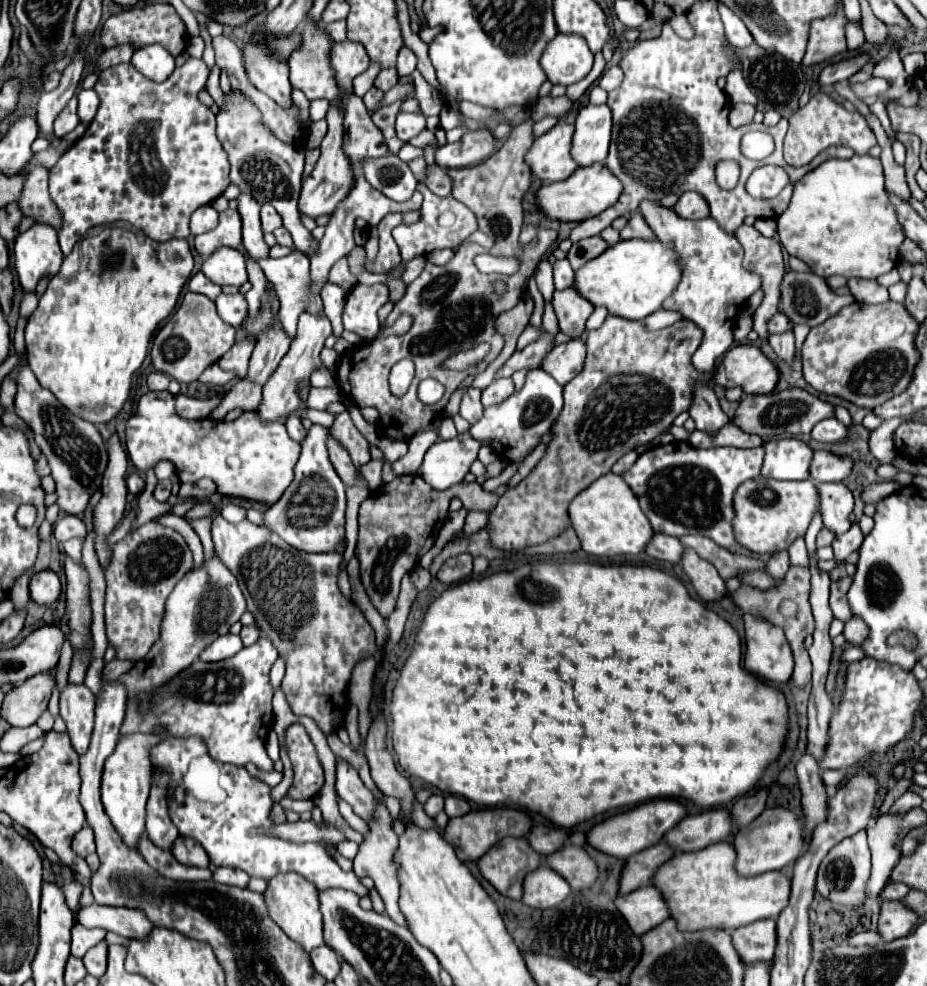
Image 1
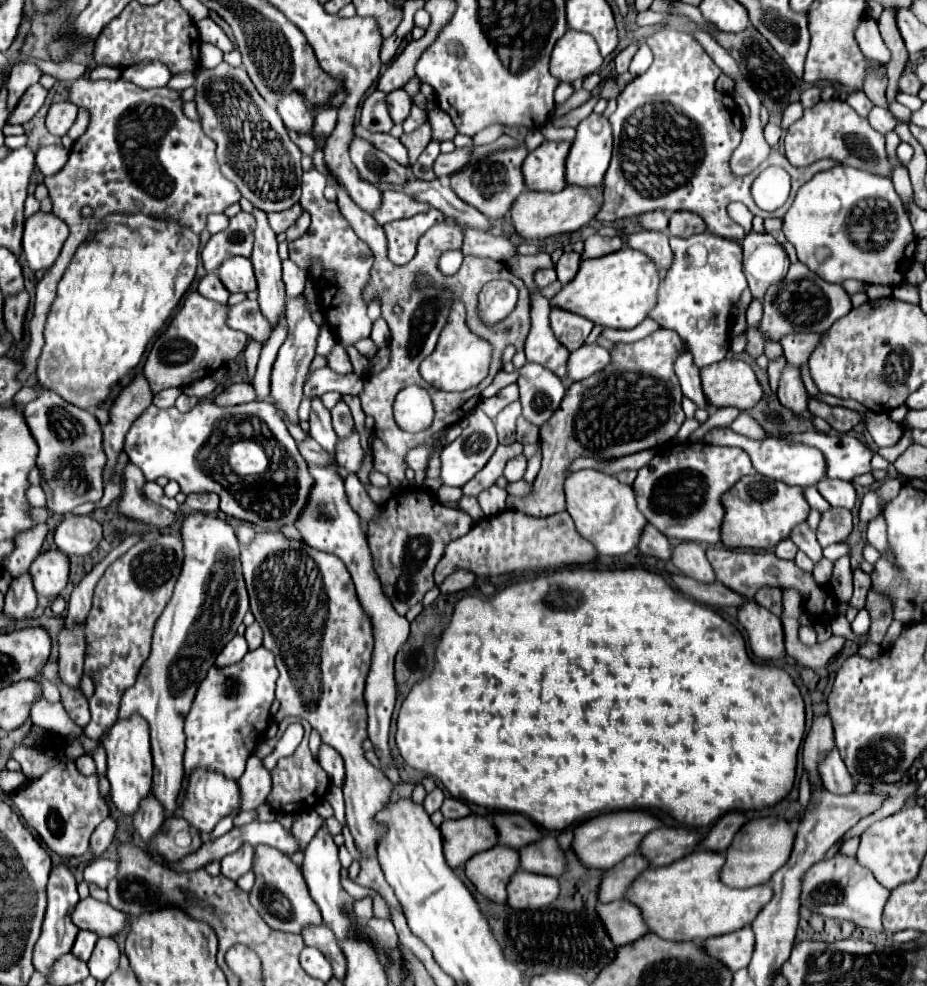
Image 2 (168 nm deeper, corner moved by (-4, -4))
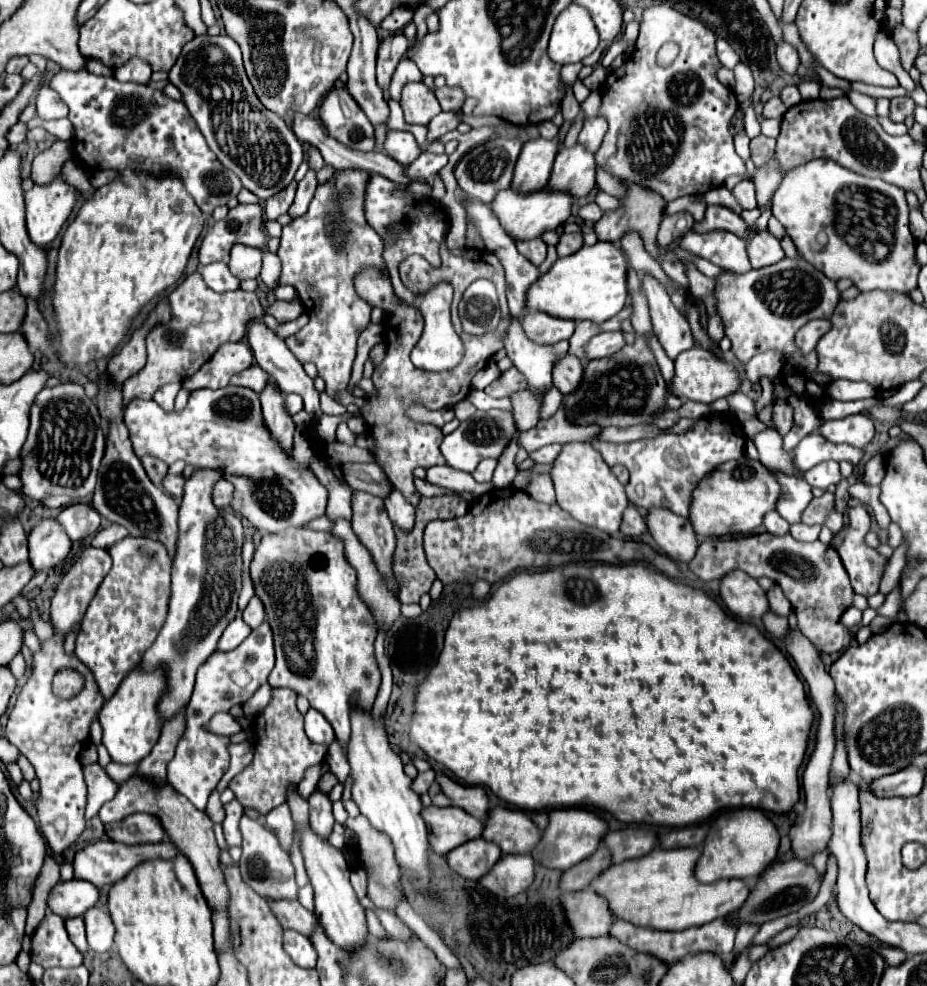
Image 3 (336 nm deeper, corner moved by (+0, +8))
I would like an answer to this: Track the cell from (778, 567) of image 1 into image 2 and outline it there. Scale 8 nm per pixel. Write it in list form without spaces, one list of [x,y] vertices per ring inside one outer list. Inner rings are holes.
[[[788,539],[788,541],[780,541],[780,545],[776,545],[774,553],[776,553],[776,557],[780,557],[780,559],[794,559],[796,553],[798,553],[798,549],[796,549],[796,545]]]

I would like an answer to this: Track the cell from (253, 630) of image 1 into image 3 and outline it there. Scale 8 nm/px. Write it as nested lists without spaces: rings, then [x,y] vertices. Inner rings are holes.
[[[256,595],[250,599],[250,603],[248,603],[246,609],[244,609],[244,621],[246,621],[252,629],[256,629],[256,627],[264,621],[264,605],[262,605],[262,601],[260,601]]]

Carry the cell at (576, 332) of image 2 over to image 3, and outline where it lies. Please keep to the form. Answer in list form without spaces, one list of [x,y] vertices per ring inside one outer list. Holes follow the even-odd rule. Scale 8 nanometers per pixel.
[[[524,311],[520,321],[526,337],[538,345],[552,345],[562,339],[568,339],[574,333],[574,325],[576,325],[574,321],[556,319],[540,311],[532,311],[532,313]]]

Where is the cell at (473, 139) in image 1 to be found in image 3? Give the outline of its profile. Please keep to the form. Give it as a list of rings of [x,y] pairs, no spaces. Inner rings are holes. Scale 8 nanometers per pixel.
[[[422,153],[420,159],[416,159],[412,165],[408,165],[404,169],[404,175],[410,179],[430,179],[432,175],[436,175],[444,165],[448,163],[448,155],[432,155],[432,153]]]

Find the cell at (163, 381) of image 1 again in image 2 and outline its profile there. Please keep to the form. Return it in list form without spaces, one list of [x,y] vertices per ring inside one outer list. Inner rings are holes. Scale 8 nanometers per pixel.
[[[164,389],[164,391],[160,391],[160,393],[154,395],[154,403],[156,403],[158,407],[172,407],[174,401],[176,401],[176,397],[178,397],[180,393],[182,393],[180,389]]]

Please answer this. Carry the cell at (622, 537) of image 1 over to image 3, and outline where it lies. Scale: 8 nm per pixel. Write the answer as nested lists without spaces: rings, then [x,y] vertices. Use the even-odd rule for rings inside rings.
[[[564,443],[560,455],[552,463],[550,477],[556,489],[558,505],[576,521],[602,529],[604,533],[618,533],[622,513],[628,507],[628,497],[620,481],[614,479],[614,473],[590,443]]]

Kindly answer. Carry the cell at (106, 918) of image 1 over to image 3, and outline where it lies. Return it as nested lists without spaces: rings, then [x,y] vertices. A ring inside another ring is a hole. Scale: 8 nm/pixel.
[[[82,879],[60,881],[56,883],[46,899],[46,905],[52,913],[70,919],[84,915],[86,909],[98,903],[98,889]]]

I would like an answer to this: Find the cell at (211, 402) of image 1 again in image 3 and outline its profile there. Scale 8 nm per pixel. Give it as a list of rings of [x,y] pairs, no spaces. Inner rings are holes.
[[[250,365],[248,369],[244,369],[240,375],[232,377],[230,385],[240,385],[240,387],[248,387],[248,389],[254,389],[256,393],[262,393],[264,387],[268,385],[268,373],[264,373],[260,369],[260,365]]]

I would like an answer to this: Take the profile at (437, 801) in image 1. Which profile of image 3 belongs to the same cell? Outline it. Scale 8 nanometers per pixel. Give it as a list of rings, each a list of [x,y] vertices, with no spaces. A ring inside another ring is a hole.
[[[428,769],[424,773],[418,773],[416,779],[412,779],[412,789],[420,795],[420,793],[426,793],[428,791],[430,783],[434,783],[434,771],[432,769]]]

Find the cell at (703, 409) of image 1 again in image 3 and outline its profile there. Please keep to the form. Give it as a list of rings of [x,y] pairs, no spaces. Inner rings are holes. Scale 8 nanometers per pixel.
[[[642,275],[642,289],[648,297],[650,317],[654,325],[654,333],[660,339],[670,359],[676,359],[682,351],[694,347],[694,337],[686,317],[676,309],[670,301],[670,295],[660,285],[660,281],[652,275]]]

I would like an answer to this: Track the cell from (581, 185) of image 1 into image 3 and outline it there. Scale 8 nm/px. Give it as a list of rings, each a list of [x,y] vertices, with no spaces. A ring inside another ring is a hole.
[[[504,189],[494,197],[490,207],[492,213],[498,217],[500,225],[514,241],[526,241],[526,239],[536,239],[546,231],[554,231],[560,223],[564,223],[570,217],[572,203],[574,203],[572,197],[554,189],[542,189],[534,193],[516,193],[512,189]]]

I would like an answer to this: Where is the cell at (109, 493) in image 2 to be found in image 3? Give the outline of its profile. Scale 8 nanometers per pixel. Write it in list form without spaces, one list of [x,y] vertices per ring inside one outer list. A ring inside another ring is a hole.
[[[196,271],[186,275],[186,279],[170,293],[172,319],[166,325],[156,325],[148,337],[148,361],[140,369],[140,373],[132,375],[124,383],[124,403],[134,397],[152,399],[152,395],[166,383],[182,383],[186,377],[196,373],[212,353],[228,341],[240,341],[246,335],[248,323],[260,319],[264,315],[262,305],[258,303],[256,293],[248,293],[242,289],[216,293],[208,289],[202,275]]]

